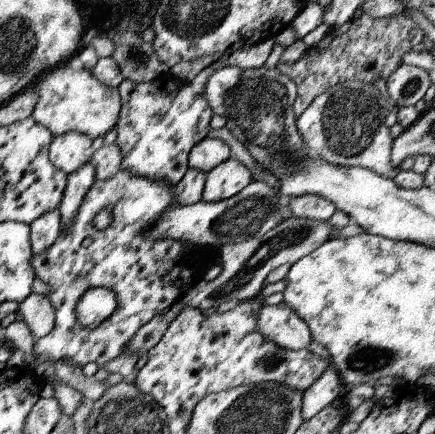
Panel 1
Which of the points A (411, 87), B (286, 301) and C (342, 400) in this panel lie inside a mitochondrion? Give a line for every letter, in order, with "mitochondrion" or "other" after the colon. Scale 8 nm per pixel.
A: mitochondrion
B: other
C: other

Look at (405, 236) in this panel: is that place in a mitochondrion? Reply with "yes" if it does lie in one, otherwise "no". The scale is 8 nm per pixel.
no

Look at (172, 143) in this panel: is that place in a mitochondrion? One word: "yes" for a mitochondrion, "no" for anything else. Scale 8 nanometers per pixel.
no

